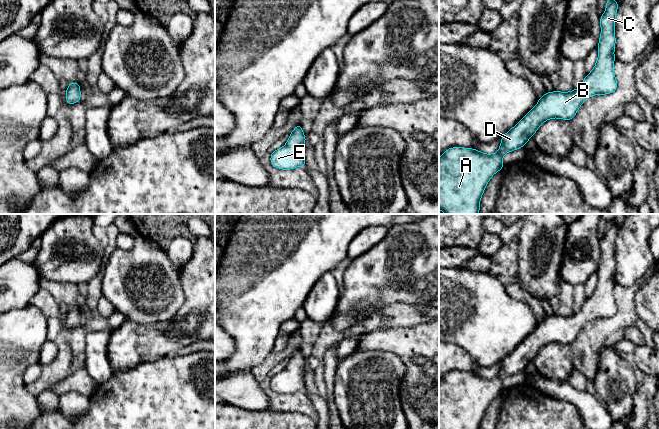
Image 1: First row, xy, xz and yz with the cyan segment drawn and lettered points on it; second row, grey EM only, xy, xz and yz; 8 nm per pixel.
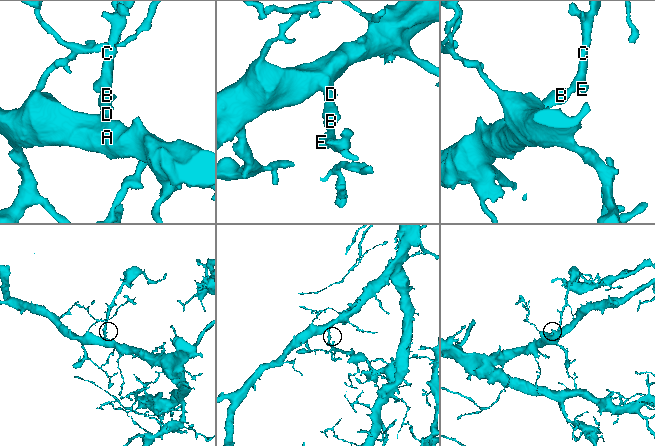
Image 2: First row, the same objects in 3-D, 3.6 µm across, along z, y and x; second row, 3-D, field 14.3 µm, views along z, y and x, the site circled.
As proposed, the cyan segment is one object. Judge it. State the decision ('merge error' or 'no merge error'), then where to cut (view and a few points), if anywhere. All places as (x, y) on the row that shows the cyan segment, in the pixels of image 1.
no merge error | no cut

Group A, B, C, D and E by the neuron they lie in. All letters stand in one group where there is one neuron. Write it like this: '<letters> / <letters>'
A B C D E

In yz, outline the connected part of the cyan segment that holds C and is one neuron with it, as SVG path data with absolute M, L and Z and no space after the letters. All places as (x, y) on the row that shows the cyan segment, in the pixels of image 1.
M607 0L605 12L600 16L601 33L598 42L596 64L587 74L578 89L569 92L546 92L518 123L501 137L499 150L486 154L473 148L451 147L439 158L439 210L445 214L479 214L480 200L484 190L495 173L503 170L503 156L526 146L538 128L547 120L557 118L572 120L587 97L612 94L618 88L614 74L615 61L615 19L619 4L616 0Z

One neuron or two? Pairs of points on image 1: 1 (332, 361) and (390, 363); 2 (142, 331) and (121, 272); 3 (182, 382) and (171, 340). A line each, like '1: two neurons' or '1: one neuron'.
1: two neurons
2: two neurons
3: two neurons

